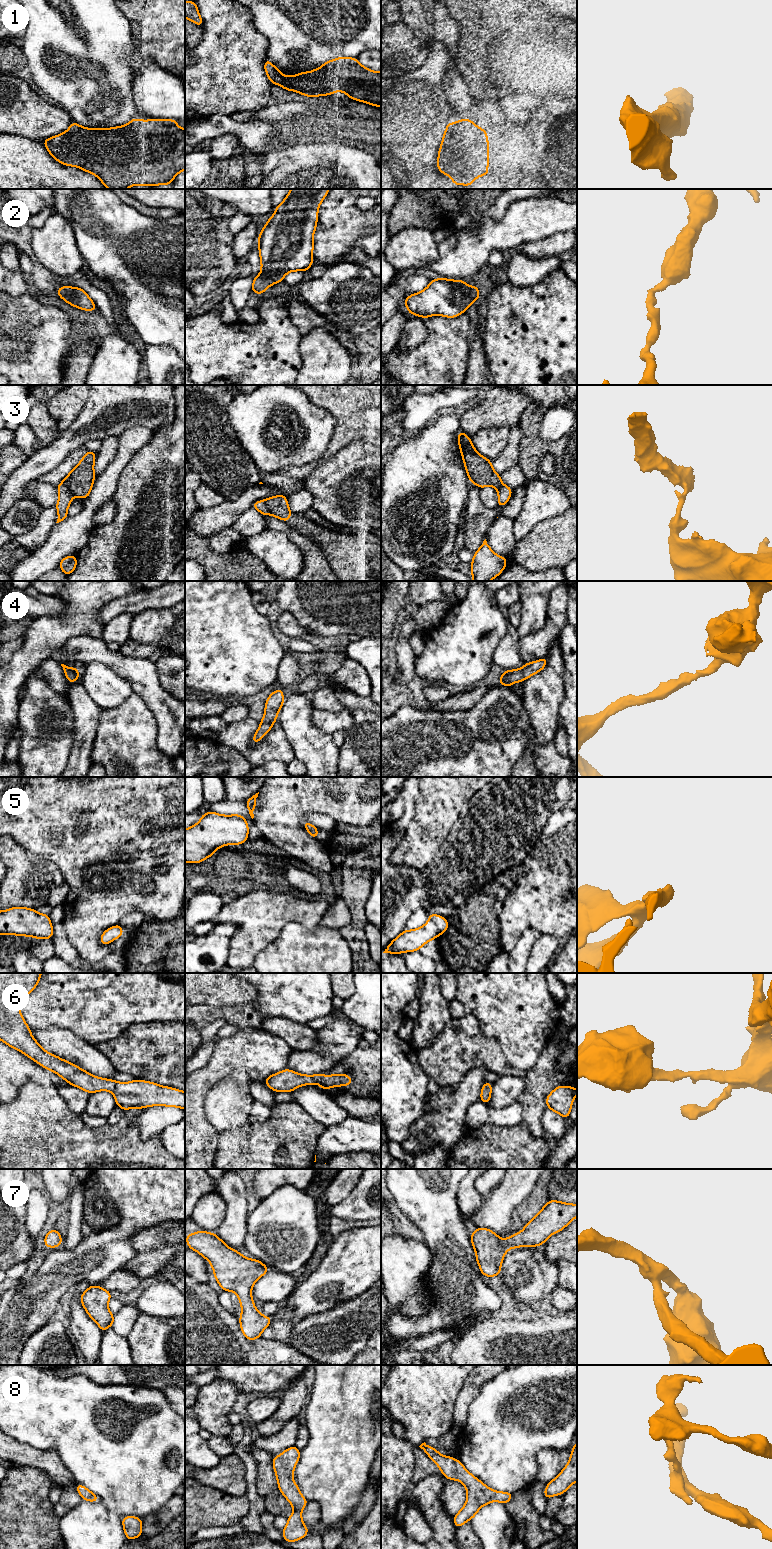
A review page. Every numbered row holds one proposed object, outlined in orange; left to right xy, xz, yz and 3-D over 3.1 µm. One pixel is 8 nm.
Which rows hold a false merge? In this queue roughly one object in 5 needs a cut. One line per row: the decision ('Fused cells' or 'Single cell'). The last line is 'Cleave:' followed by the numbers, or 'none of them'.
1: Single cell
2: Single cell
3: Fused cells
4: Single cell
5: Single cell
6: Single cell
7: Single cell
8: Single cell
Cleave: 3

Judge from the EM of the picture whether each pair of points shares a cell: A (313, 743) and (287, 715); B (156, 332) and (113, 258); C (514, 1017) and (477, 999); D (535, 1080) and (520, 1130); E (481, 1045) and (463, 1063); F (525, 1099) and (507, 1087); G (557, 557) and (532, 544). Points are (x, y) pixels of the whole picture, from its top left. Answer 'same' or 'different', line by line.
A: same
B: same
C: same
D: different
E: same
F: different
G: same

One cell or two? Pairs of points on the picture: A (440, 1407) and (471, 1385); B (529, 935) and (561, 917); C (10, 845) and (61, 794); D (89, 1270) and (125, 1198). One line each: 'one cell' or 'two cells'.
A: two cells
B: two cells
C: two cells
D: one cell

